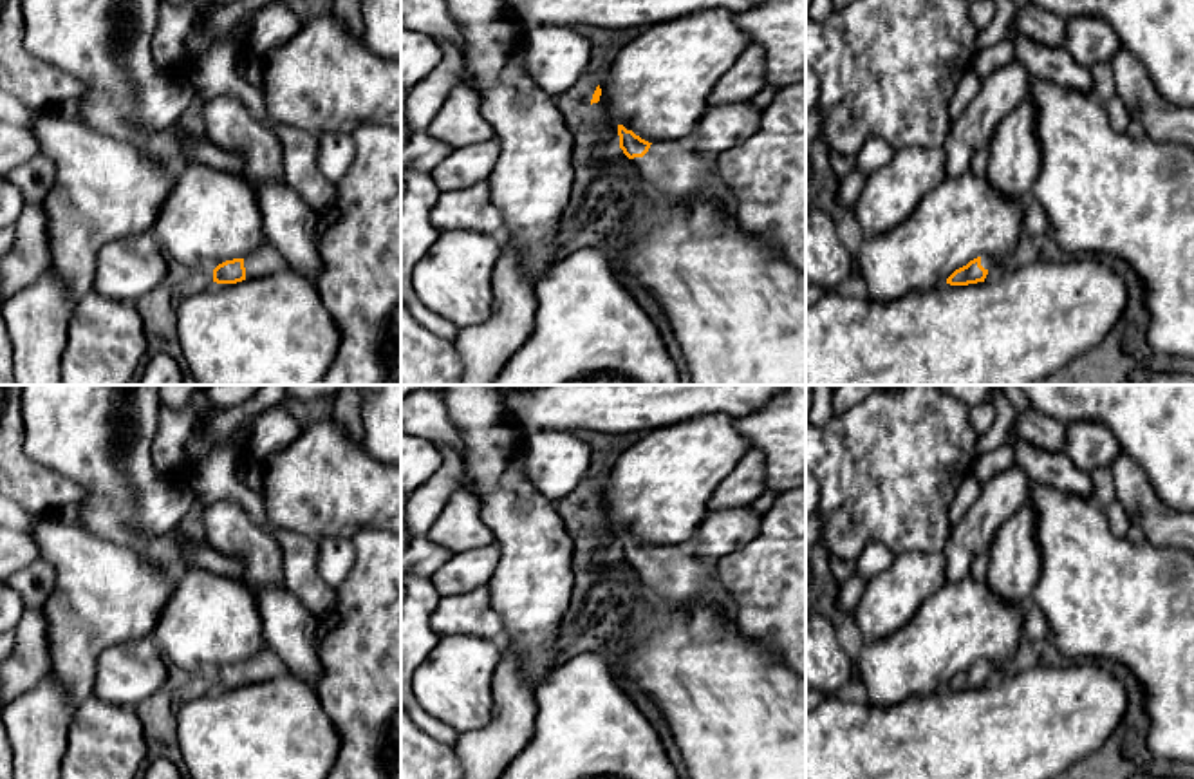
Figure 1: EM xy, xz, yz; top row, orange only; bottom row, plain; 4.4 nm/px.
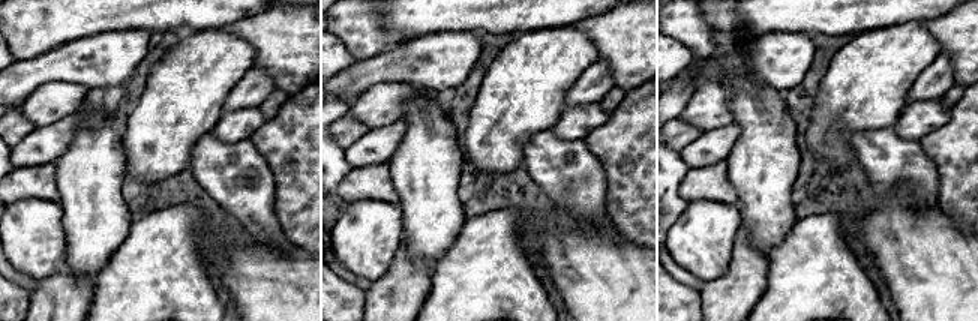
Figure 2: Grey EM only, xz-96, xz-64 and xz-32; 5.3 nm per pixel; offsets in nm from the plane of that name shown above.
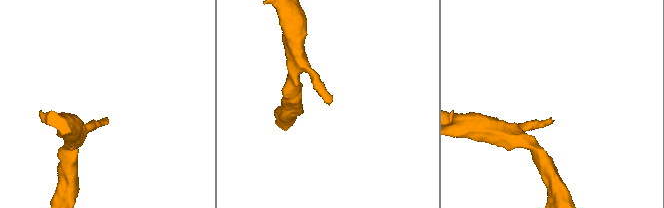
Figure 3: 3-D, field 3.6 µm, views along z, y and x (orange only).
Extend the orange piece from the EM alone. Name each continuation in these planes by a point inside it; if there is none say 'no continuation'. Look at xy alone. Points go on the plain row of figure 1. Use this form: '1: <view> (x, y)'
1: xy (266, 666)

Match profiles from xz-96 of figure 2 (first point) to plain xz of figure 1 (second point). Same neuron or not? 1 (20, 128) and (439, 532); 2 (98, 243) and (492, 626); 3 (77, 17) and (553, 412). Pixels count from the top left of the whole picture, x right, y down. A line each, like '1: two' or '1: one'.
1: two
2: two
3: one

